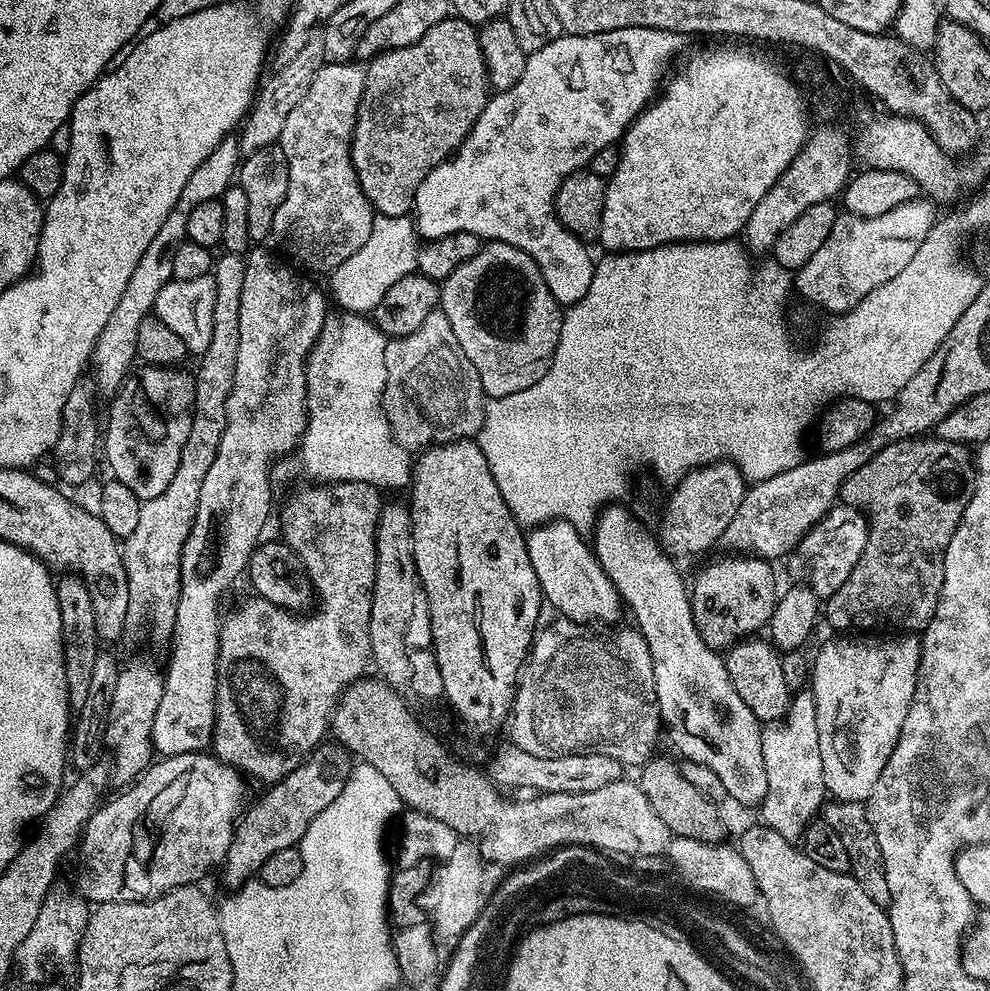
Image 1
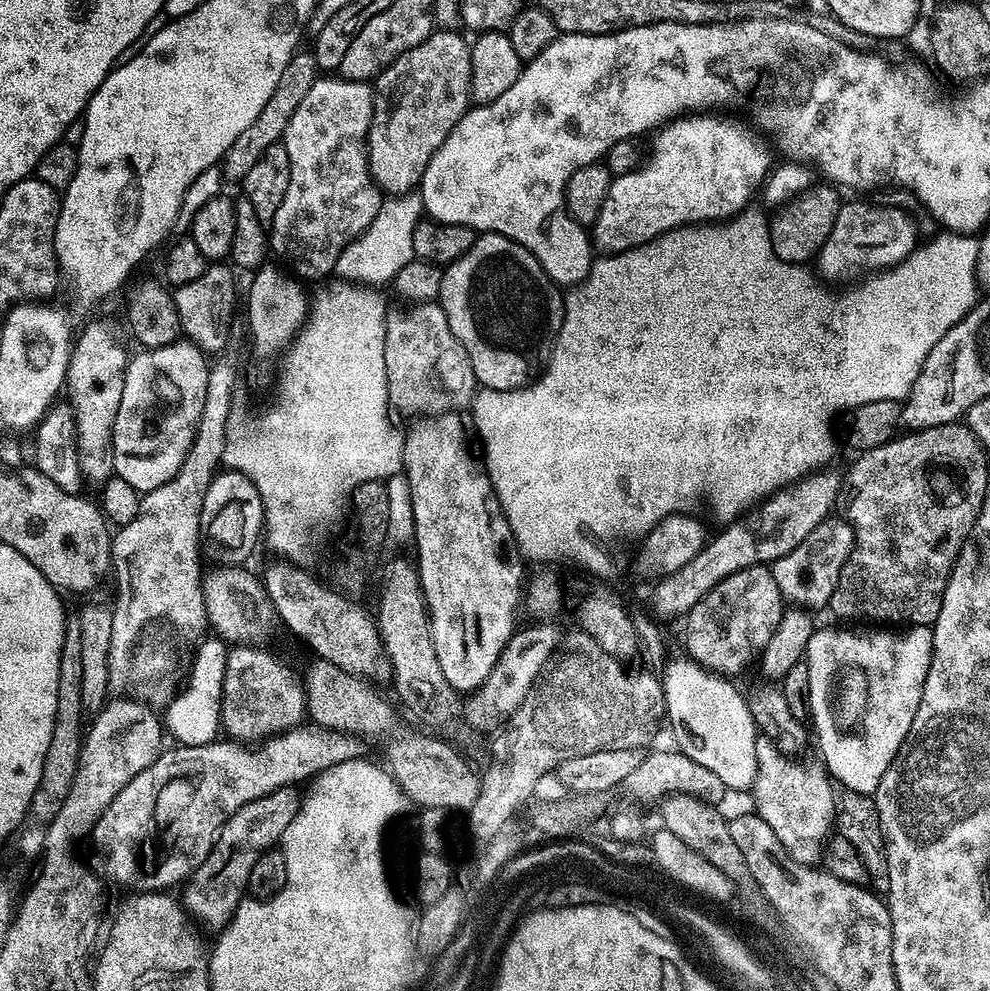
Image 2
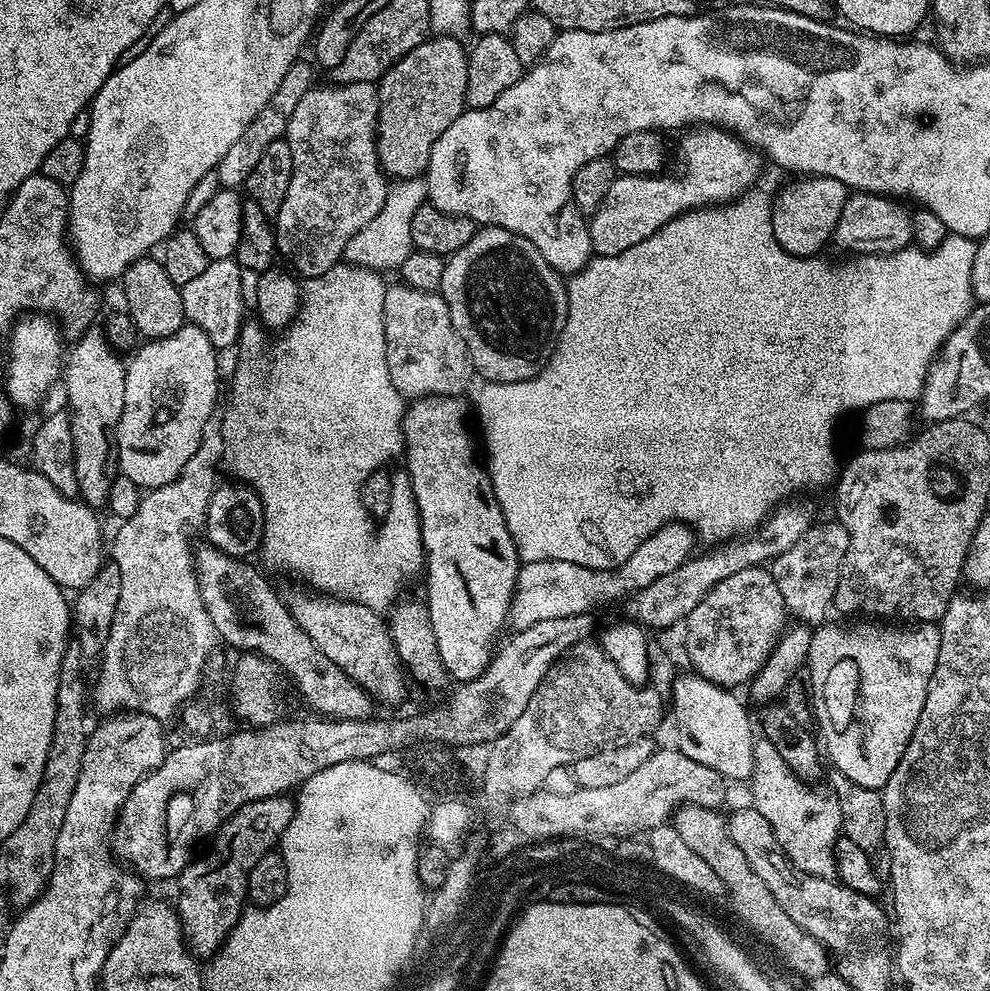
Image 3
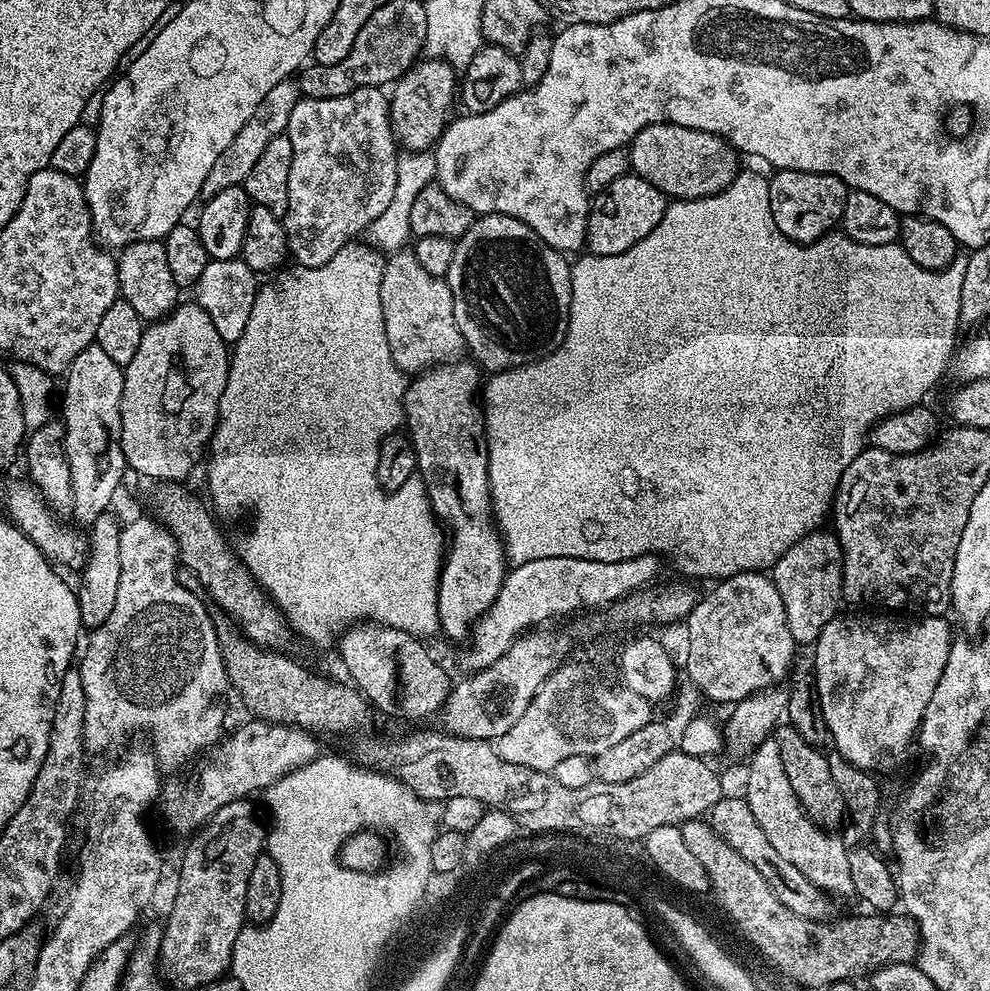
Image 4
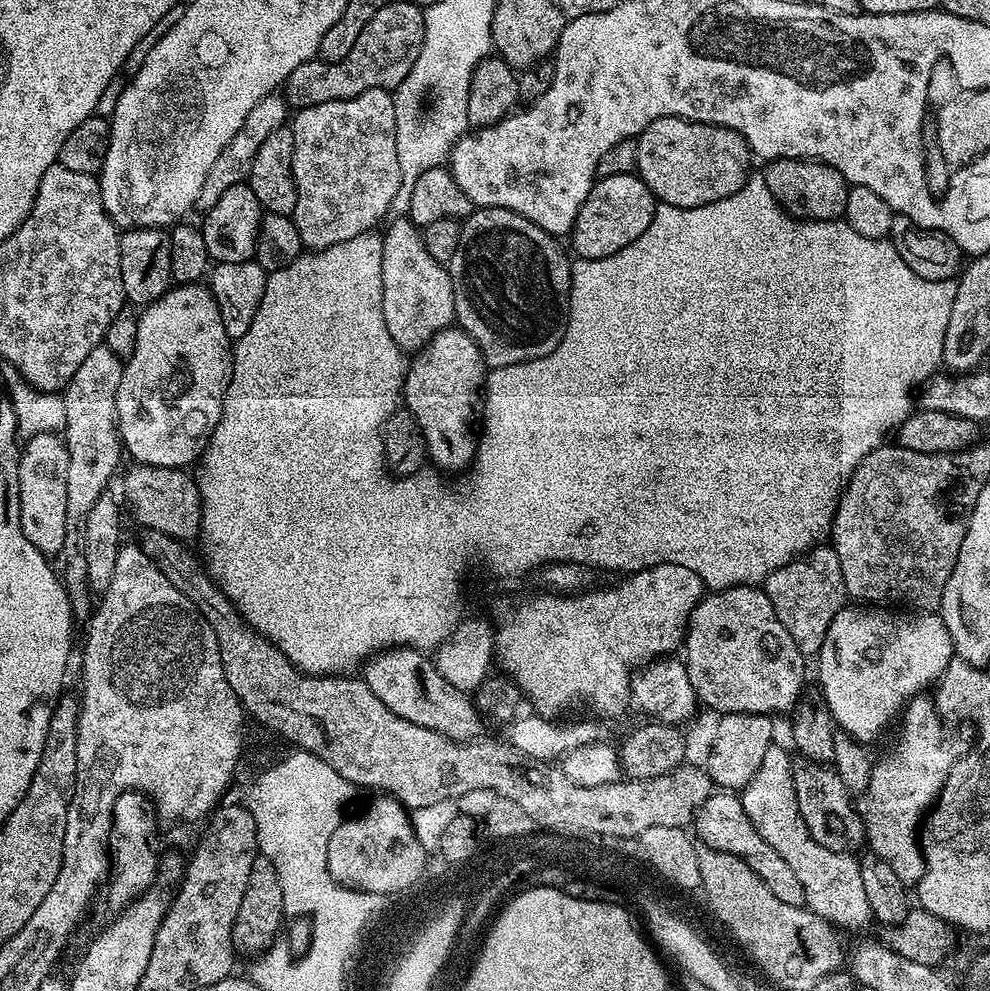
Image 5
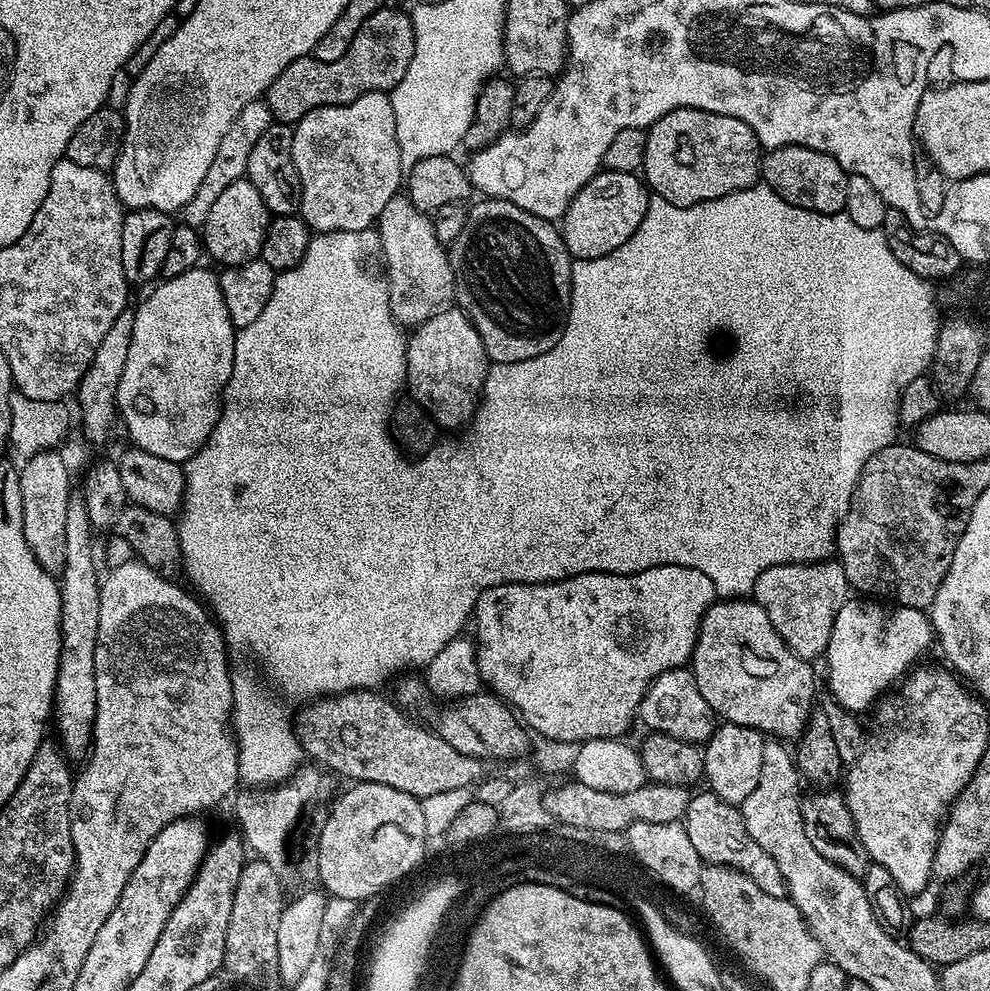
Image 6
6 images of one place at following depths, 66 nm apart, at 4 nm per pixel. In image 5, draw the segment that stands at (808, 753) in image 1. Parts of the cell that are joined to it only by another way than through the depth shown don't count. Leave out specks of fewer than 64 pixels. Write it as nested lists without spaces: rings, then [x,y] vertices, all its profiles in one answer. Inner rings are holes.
[[[773,742],[770,750],[766,750],[758,774],[754,774],[739,793],[746,818],[754,822],[754,830],[758,830],[758,834],[782,854],[790,870],[794,870],[798,882],[802,882],[806,907],[837,929],[849,928],[856,932],[874,920],[862,883],[862,870],[855,855],[826,850],[826,846],[818,846],[818,842],[810,838],[810,830],[806,830],[806,822],[802,822],[798,814],[798,798],[794,798],[792,762],[793,757],[788,756],[779,743]]]

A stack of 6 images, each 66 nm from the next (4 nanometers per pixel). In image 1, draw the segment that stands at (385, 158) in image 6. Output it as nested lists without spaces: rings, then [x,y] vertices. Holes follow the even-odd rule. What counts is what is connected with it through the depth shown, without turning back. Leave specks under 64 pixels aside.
[[[326,62],[314,74],[314,82],[310,82],[306,98],[302,98],[302,102],[290,110],[286,127],[278,141],[282,154],[286,154],[290,186],[286,186],[286,198],[282,198],[278,214],[274,214],[271,239],[280,243],[281,250],[285,252],[283,255],[289,261],[297,260],[292,262],[301,269],[309,268],[304,269],[309,273],[331,274],[338,266],[342,266],[342,262],[346,262],[346,258],[350,258],[350,254],[354,254],[354,250],[359,250],[366,243],[366,238],[370,238],[374,209],[364,197],[352,165],[352,135],[360,109],[360,95],[363,93],[364,68],[359,63]]]

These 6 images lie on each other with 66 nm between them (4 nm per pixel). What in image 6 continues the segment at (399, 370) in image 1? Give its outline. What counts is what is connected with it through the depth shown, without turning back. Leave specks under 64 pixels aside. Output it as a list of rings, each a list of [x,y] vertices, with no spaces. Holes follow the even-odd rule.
[[[398,194],[386,202],[386,210],[382,210],[378,221],[378,231],[378,248],[384,251],[383,271],[388,282],[392,317],[405,329],[415,329],[417,324],[429,320],[453,299],[456,279],[449,249],[438,242],[432,216],[418,210],[418,206],[414,206],[414,202],[404,194]]]

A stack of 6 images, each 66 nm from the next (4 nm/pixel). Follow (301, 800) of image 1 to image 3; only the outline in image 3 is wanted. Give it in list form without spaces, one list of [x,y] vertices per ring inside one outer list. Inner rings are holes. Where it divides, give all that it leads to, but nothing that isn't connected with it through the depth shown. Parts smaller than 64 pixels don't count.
[[[284,794],[250,802],[225,820],[207,845],[208,852],[201,851],[184,867],[178,877],[178,911],[184,927],[184,943],[193,956],[211,958],[220,951],[224,939],[240,920],[240,913],[245,911],[248,879],[254,862],[277,847],[295,812],[293,801]]]

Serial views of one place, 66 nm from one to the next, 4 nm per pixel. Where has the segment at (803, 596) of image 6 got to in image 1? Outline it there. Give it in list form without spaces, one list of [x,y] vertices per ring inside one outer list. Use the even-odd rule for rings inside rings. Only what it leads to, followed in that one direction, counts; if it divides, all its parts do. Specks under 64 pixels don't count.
[[[835,506],[829,510],[818,523],[801,538],[796,548],[792,549],[787,557],[788,568],[792,571],[793,581],[811,588],[812,593],[821,598],[834,595],[838,586],[850,578],[850,570],[862,558],[862,550],[866,550],[866,538],[868,537],[868,521],[865,513],[855,506]]]

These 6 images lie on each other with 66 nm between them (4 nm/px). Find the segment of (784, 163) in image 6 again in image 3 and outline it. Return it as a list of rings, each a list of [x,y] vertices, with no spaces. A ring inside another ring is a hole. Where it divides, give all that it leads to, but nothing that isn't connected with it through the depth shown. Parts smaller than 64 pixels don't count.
[[[805,175],[788,184],[772,200],[772,225],[778,246],[795,256],[814,256],[823,253],[824,247],[836,235],[842,206],[846,206],[850,189],[829,176]]]

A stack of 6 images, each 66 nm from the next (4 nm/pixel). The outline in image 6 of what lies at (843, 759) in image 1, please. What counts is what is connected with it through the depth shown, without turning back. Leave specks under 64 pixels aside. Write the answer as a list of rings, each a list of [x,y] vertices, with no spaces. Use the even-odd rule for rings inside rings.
[[[872,598],[848,599],[842,606],[842,610],[838,610],[838,618],[834,618],[826,653],[828,688],[832,691],[829,692],[831,699],[835,700],[837,704],[841,704],[847,712],[867,713],[919,661],[916,659],[931,644],[933,647],[934,633],[927,611],[907,608],[891,602],[877,602]]]

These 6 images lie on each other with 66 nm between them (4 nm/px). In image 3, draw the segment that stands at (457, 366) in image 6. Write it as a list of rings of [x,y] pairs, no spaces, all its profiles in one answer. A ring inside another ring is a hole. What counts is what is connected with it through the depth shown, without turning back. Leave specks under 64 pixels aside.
[[[441,394],[439,396],[424,396],[420,400],[411,401],[403,409],[402,412],[402,427],[404,429],[404,450],[402,453],[402,460],[405,460],[408,463],[408,476],[412,479],[412,492],[410,492],[411,499],[416,501],[416,513],[420,519],[420,533],[422,534],[422,542],[424,543],[424,563],[426,565],[426,577],[428,576],[428,600],[426,599],[426,607],[428,609],[428,617],[432,623],[432,629],[434,630],[434,638],[437,639],[438,654],[440,655],[440,660],[444,664],[444,669],[447,672],[447,675],[451,677],[453,681],[463,682],[465,680],[473,680],[478,678],[478,674],[482,674],[482,670],[486,665],[488,665],[489,660],[492,659],[494,655],[494,643],[492,644],[492,639],[500,632],[500,627],[505,627],[506,621],[508,619],[508,608],[512,604],[512,595],[516,589],[516,575],[520,572],[521,559],[520,551],[514,546],[514,538],[510,534],[510,530],[506,526],[506,518],[502,514],[502,506],[498,502],[498,498],[494,494],[494,486],[492,485],[492,480],[488,476],[488,470],[485,464],[485,461],[482,459],[481,453],[478,451],[476,453],[476,448],[472,445],[472,432],[468,429],[468,412],[464,409],[464,404],[460,401],[461,397],[456,394]]]

